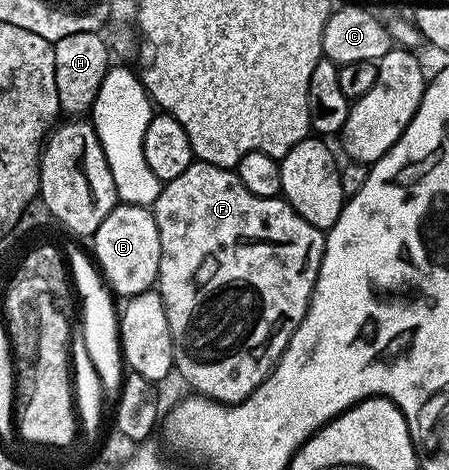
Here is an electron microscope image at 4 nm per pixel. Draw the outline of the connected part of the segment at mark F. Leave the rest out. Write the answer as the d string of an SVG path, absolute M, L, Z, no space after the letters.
M192 161L189 169L185 169L185 173L181 173L181 177L173 177L162 184L157 201L153 204L153 214L155 231L159 234L161 241L161 261L157 265L157 290L163 299L165 317L169 321L171 352L175 355L174 370L177 375L179 371L180 377L189 386L195 387L191 389L220 403L230 405L249 397L275 368L275 362L281 358L288 341L291 340L293 333L299 328L305 317L315 282L319 276L319 266L323 260L324 232L309 225L309 221L305 221L305 217L301 217L294 211L287 204L286 199L257 197L253 193L249 193L249 189L245 189L245 185L241 185L241 177L234 170L198 161Z

